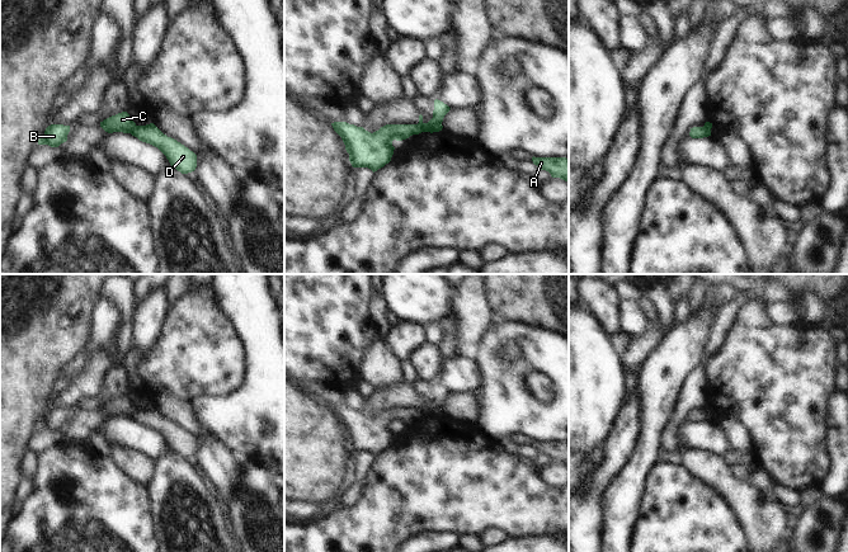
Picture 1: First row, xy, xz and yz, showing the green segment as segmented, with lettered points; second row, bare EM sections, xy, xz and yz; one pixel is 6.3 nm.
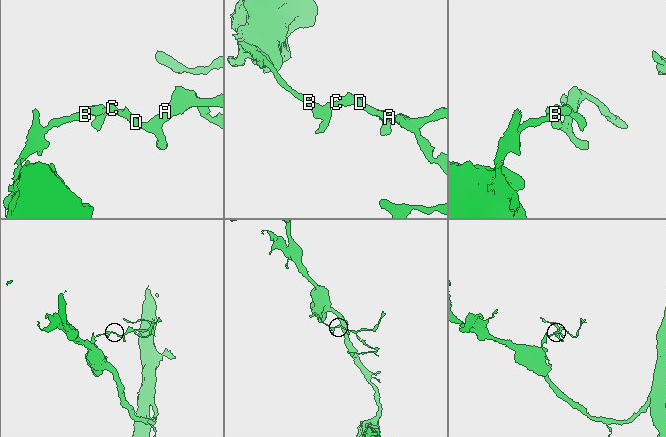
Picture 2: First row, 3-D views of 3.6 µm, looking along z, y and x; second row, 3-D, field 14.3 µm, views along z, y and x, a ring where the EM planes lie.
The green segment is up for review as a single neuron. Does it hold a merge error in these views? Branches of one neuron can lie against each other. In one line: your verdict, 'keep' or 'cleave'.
cleave

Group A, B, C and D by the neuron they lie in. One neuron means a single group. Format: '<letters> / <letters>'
A D / B C

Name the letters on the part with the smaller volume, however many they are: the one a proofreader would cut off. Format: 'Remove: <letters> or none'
Remove: A, D

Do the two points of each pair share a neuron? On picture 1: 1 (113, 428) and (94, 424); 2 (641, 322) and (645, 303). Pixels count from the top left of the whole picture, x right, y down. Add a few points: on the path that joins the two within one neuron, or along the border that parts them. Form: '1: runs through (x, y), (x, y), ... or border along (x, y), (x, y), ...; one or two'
1: border along (108, 418), (99, 430); two
2: border along (636, 301), (653, 326); two

